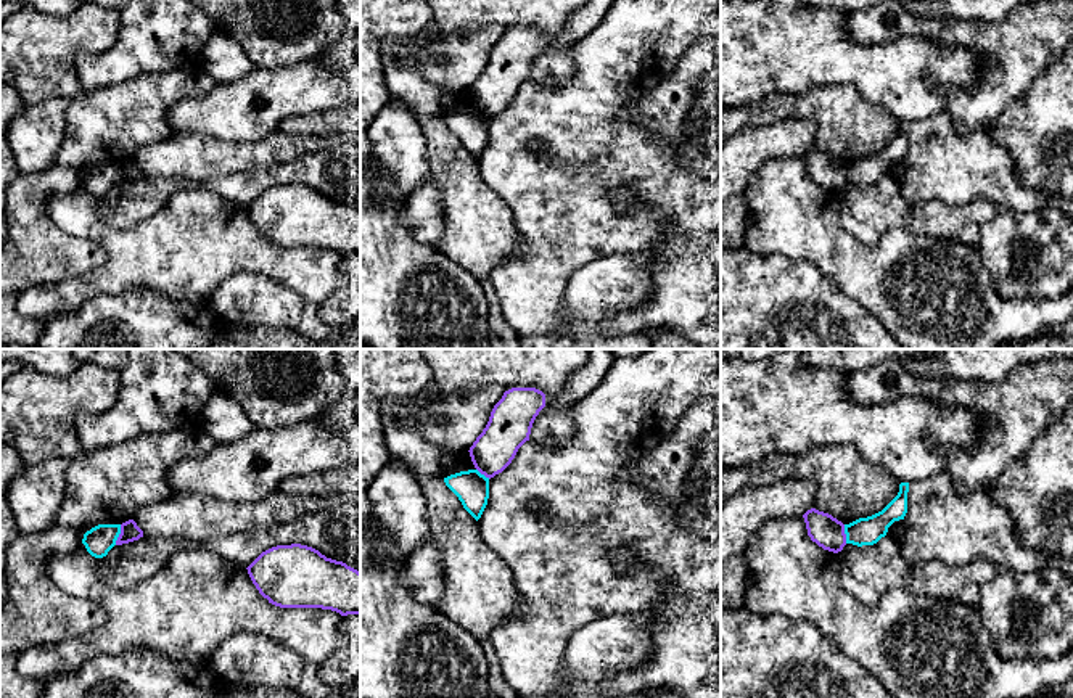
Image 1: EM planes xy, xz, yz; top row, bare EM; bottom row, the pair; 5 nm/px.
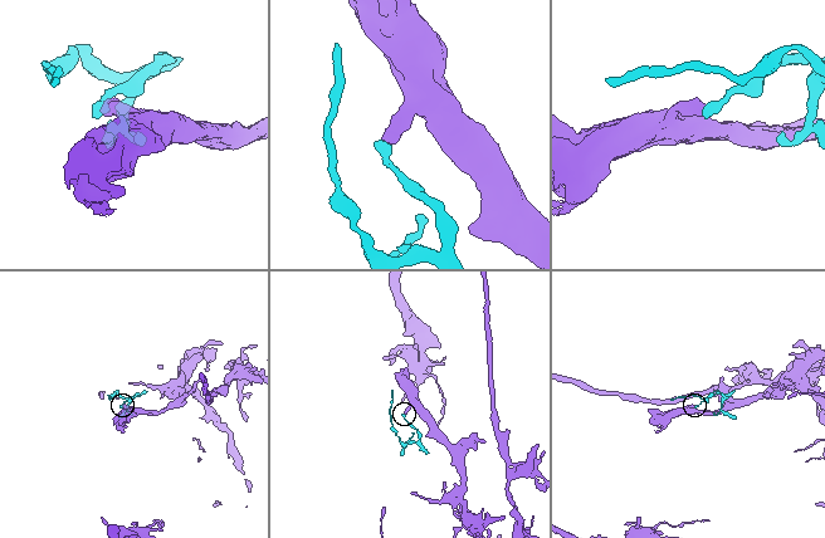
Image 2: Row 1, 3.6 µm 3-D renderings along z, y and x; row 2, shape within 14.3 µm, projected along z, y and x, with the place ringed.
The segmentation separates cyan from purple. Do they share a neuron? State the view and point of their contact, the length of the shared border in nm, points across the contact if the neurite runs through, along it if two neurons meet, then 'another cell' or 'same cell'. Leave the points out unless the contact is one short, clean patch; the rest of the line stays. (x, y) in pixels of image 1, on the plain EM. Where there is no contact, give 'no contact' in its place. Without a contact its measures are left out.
xy (119, 172) | 110 nm | along xy (121, 164), (121, 172), (115, 184) | another cell

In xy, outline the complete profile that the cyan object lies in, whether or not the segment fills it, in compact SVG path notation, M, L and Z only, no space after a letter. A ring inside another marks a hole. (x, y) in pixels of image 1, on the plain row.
M98 164L84 174L82 183L95 198L103 198L116 185L121 164Z

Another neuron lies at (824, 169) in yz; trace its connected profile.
M816 148L808 150L804 154L808 175L824 190L838 193L846 185L845 164L828 153Z

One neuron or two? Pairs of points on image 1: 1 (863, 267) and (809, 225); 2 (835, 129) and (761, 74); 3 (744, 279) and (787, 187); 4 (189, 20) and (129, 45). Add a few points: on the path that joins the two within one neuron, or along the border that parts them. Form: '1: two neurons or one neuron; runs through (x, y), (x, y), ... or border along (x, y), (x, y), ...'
1: one neuron; runs through (850, 258), (835, 243), (827, 243), (822, 238)
2: two neurons; border along (824, 84), (800, 92), (771, 94), (750, 103)
3: two neurons; border along (744, 245), (755, 253), (785, 254), (792, 259)
4: one neuron; runs through (174, 31), (153, 32), (143, 42)

